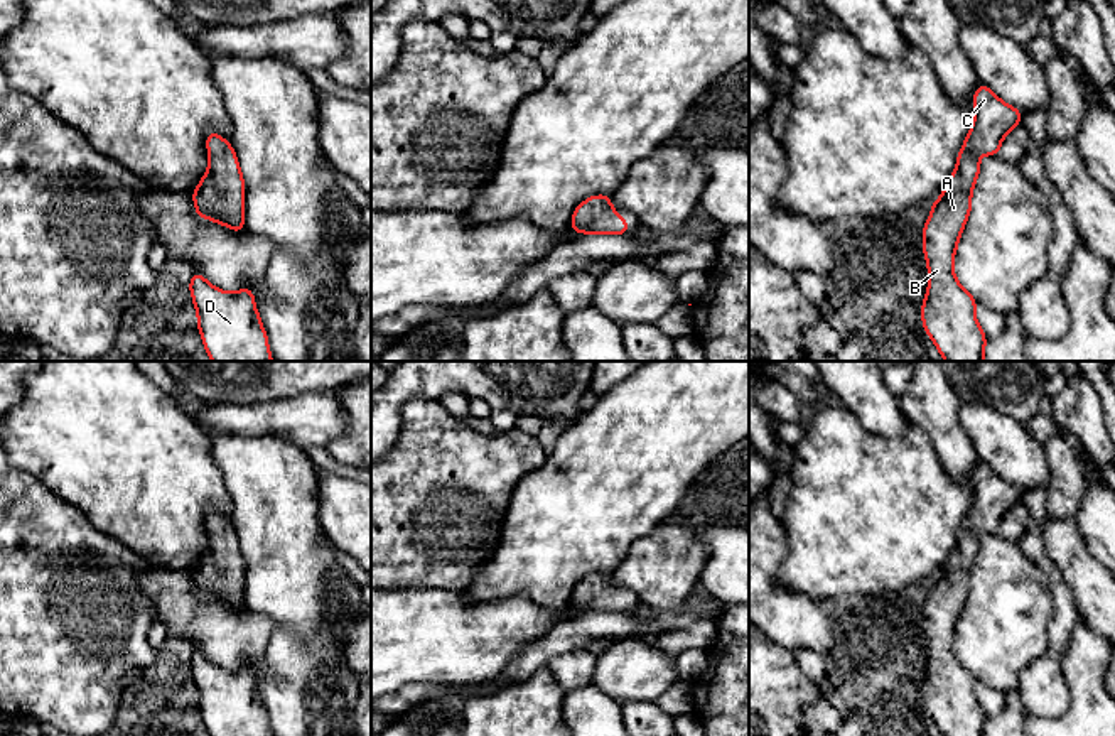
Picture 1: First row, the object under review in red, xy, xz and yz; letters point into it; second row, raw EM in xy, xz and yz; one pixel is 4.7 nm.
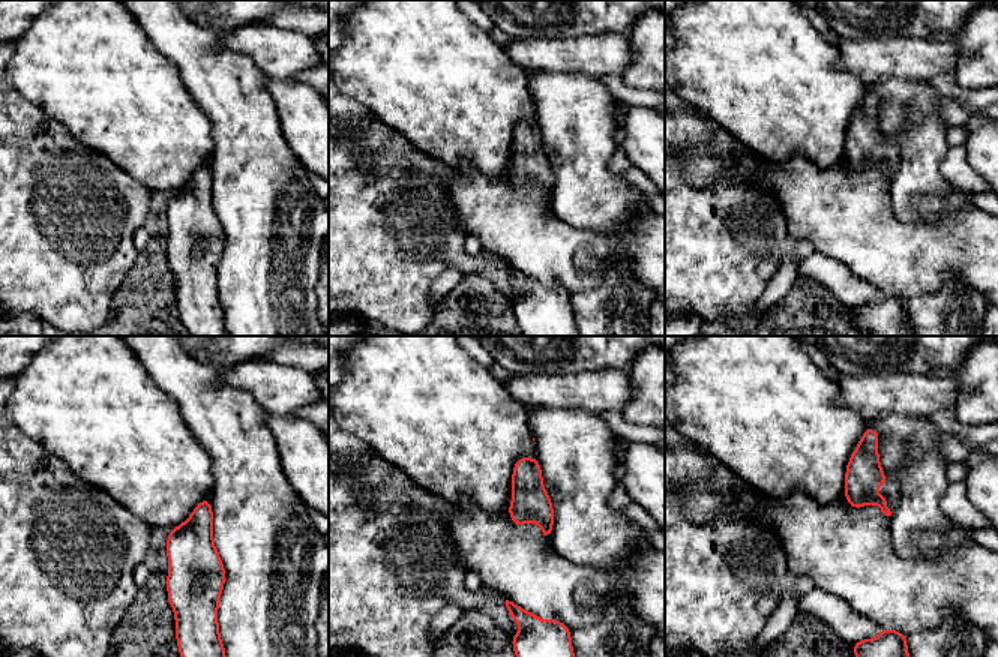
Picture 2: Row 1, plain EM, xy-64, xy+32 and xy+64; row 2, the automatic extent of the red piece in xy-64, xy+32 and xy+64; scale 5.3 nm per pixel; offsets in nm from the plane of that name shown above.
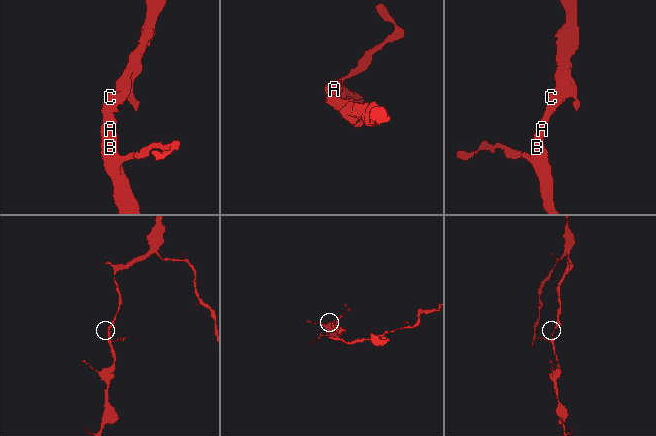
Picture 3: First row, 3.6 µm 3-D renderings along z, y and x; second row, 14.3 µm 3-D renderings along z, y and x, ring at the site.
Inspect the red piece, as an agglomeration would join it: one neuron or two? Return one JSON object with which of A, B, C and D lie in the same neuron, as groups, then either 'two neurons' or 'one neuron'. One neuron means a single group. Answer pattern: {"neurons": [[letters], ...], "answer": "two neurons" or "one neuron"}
{"neurons": [["A", "B", "C", "D"]], "answer": "one neuron"}

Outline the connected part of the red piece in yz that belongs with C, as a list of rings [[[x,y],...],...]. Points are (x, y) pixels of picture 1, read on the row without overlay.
[[[982,461],[972,479],[975,495],[958,530],[955,550],[933,581],[923,606],[929,660],[921,699],[943,736],[985,736],[987,714],[975,695],[977,679],[955,655],[953,635],[972,591],[973,562],[980,550],[978,533],[999,533],[1002,518],[1022,496],[1017,486],[1004,481]]]

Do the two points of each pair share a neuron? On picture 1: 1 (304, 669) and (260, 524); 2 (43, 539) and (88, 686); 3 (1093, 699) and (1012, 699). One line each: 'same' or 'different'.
1: same
2: same
3: different

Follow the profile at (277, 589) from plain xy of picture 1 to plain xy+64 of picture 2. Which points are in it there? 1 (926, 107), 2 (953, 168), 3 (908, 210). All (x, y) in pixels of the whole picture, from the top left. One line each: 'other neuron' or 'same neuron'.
1: same neuron
2: other neuron
3: same neuron

